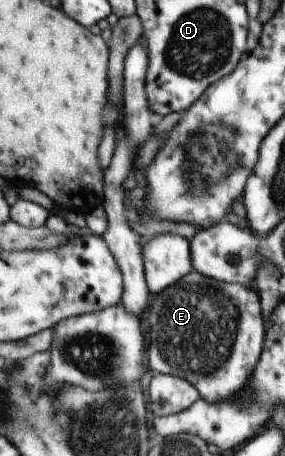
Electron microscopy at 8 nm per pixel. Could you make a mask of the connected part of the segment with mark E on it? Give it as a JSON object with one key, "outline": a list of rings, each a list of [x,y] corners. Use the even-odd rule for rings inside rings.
{"outline":[[[191,270],[177,283],[173,283],[171,288],[167,288],[167,292],[163,292],[163,296],[155,296],[151,300],[149,306],[149,314],[147,314],[147,324],[149,324],[149,346],[147,346],[147,366],[155,372],[164,375],[173,375],[182,377],[183,380],[190,381],[192,385],[201,393],[202,397],[210,403],[218,400],[232,400],[234,392],[237,392],[251,372],[255,362],[258,362],[259,352],[261,352],[261,342],[263,342],[263,319],[259,310],[259,296],[255,294],[256,290],[251,290],[247,286],[241,286],[239,283],[223,283],[216,281],[211,277],[204,277],[201,273]]]}

